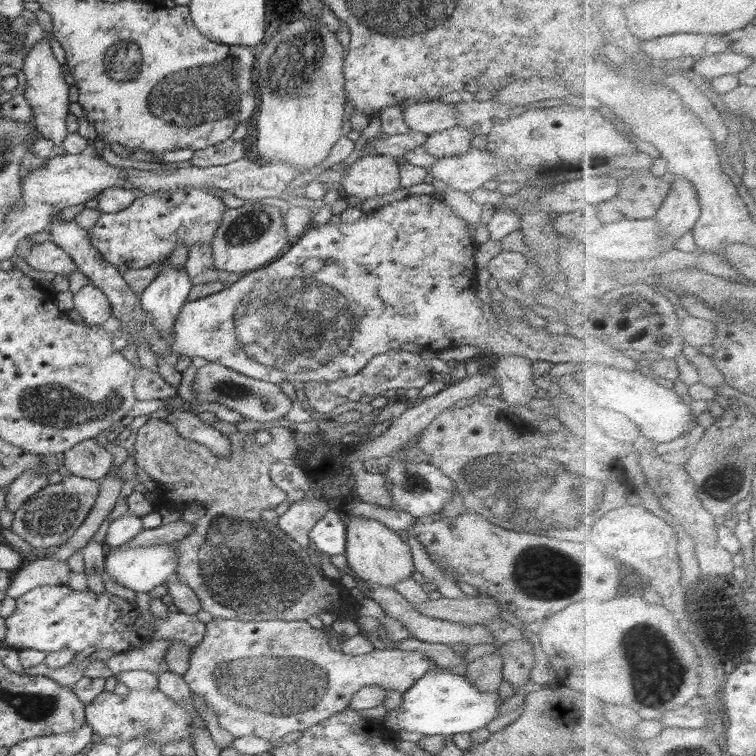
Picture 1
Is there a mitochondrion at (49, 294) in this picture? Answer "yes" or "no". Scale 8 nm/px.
no

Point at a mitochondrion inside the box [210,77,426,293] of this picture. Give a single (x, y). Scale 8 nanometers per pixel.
(249, 227)

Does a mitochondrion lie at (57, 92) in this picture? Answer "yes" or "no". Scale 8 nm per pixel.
no

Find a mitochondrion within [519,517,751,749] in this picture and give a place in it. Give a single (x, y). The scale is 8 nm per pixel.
(651, 687)

